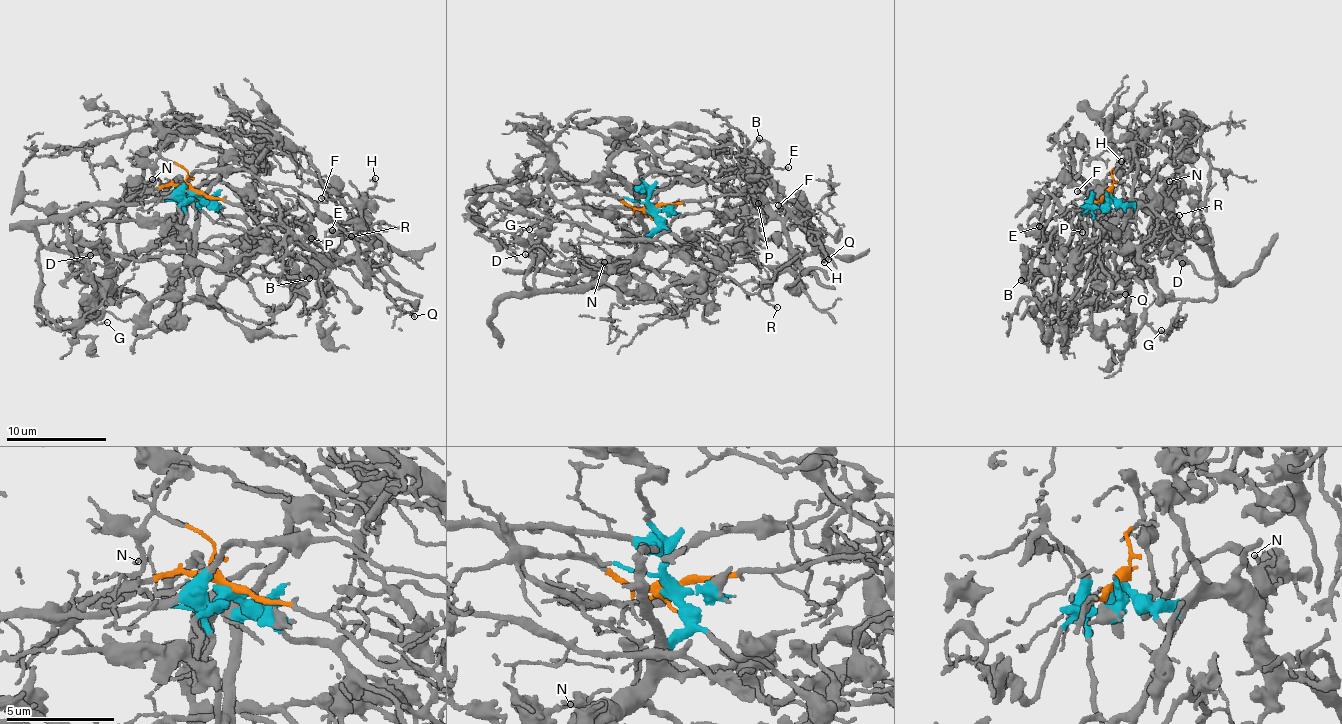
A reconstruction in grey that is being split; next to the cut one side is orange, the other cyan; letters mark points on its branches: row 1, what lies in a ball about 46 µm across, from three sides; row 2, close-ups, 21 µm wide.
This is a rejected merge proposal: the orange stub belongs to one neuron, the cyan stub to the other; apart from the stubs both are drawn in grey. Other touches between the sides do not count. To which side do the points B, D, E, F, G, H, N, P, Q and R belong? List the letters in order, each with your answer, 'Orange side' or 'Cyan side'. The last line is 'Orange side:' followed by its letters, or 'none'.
B: Orange side
D: Cyan side
E: Orange side
F: Orange side
G: Cyan side
H: Orange side
N: Cyan side
P: Orange side
Q: Orange side
R: Cyan side
Orange side: B, E, F, H, P, Q

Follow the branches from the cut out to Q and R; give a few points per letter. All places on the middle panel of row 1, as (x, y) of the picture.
Q: (652, 209), (734, 195), (750, 184), (756, 195), (778, 215), (799, 225), (816, 241), (828, 259)
R: (652, 209), (667, 229), (687, 240), (724, 220), (710, 209), (678, 216), (658, 240), (776, 308)

